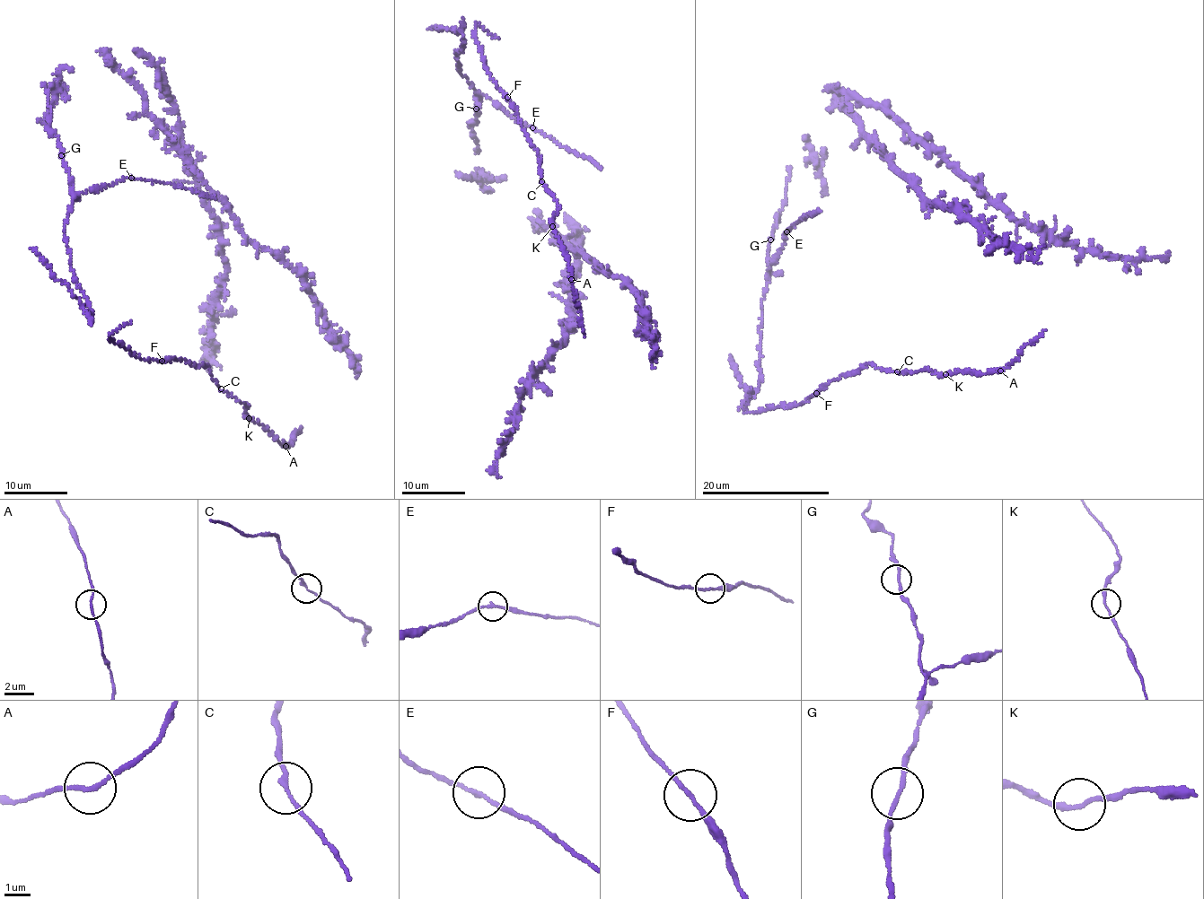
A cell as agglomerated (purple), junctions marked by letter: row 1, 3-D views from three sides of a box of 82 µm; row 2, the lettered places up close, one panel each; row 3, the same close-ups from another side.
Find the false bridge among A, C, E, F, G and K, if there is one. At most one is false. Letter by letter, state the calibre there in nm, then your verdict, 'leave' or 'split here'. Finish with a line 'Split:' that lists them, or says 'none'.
A: calibre 140 nm; leave
C: calibre 150 nm; leave
E: calibre 150 nm; leave
F: calibre 150 nm; leave
G: calibre 150 nm; leave
K: calibre 170 nm; leave
Split: none

